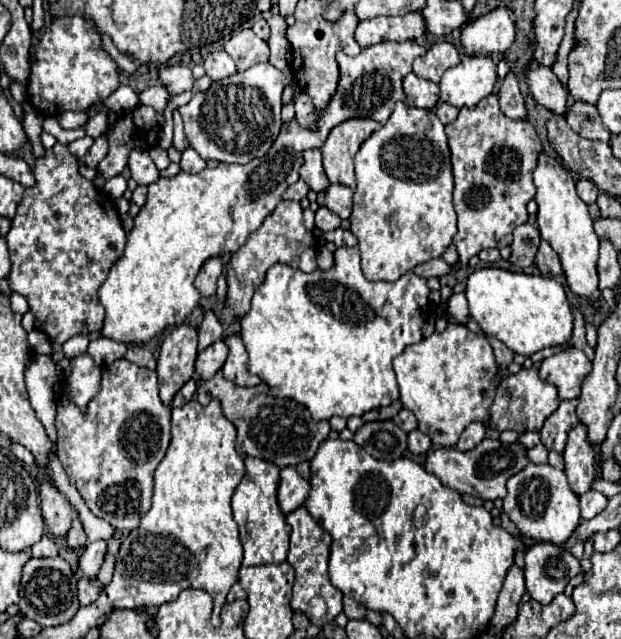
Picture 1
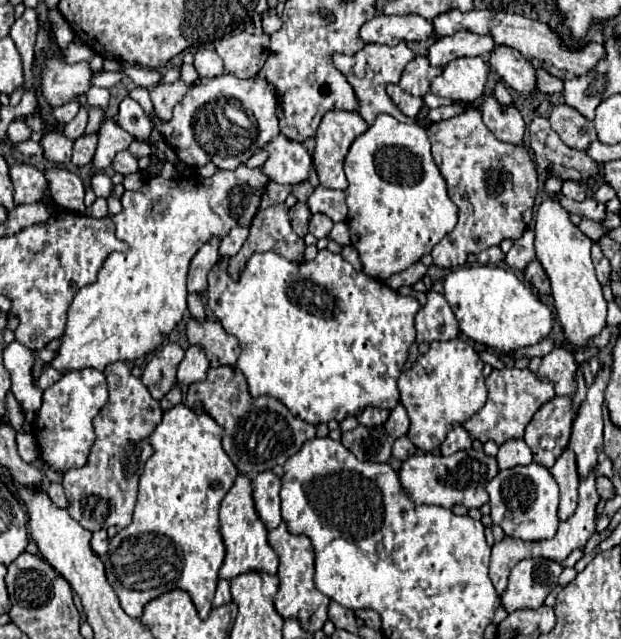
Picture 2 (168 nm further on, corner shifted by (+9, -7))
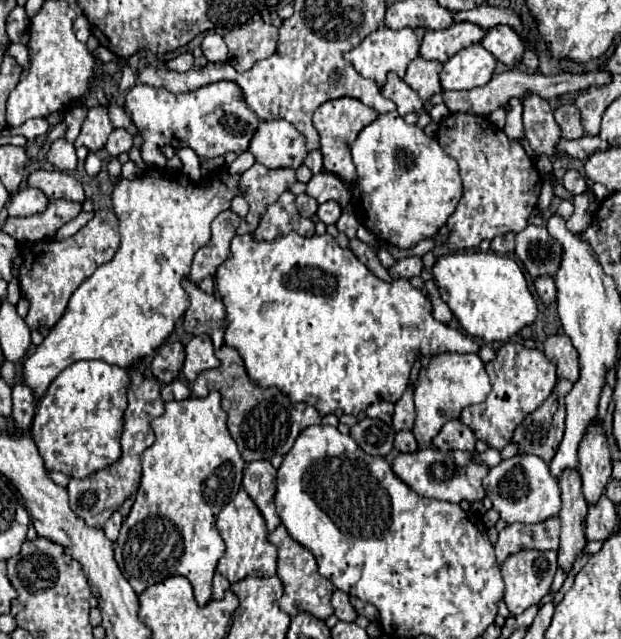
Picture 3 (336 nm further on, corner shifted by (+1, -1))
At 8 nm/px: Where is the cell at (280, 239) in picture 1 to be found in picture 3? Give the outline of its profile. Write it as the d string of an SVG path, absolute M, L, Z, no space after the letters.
M284 191L278 197L278 201L266 209L254 235L258 239L266 239L266 241L272 241L274 237L278 237L282 233L290 233L290 231L298 231L304 237L312 237L314 223L308 217L302 217L298 213L294 201L296 201L296 195L290 191Z

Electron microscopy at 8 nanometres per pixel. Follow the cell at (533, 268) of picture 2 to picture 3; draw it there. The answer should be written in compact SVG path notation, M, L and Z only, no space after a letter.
M538 277L536 283L536 293L540 297L540 301L548 307L552 301L556 301L556 287L554 287L554 279L552 277Z

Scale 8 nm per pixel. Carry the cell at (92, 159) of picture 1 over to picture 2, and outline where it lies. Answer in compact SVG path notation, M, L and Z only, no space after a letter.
M82 135L74 141L74 155L72 155L72 163L78 167L84 167L92 161L94 151L96 151L96 135Z

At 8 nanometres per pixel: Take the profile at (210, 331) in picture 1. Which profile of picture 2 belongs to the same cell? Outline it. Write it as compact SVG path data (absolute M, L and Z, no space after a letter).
M192 293L192 295L188 297L188 311L190 311L190 315L192 315L196 321L204 321L204 319L206 319L204 305L202 305L202 297L200 297L200 295Z

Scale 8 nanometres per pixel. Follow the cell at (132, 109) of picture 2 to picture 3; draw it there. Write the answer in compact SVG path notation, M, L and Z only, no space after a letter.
M230 81L204 85L188 93L170 93L164 87L136 83L128 89L124 107L144 139L140 155L148 169L165 169L167 158L160 154L160 147L164 145L172 145L174 149L190 147L198 157L218 157L228 151L242 153L248 149L254 125L260 121L242 101L238 85Z

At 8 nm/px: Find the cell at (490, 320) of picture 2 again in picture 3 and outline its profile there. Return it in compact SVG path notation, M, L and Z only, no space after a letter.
M492 251L440 255L432 267L432 277L442 301L450 307L460 325L470 335L480 337L488 343L508 341L522 327L530 325L538 315L536 301L528 291L520 267L506 255Z

